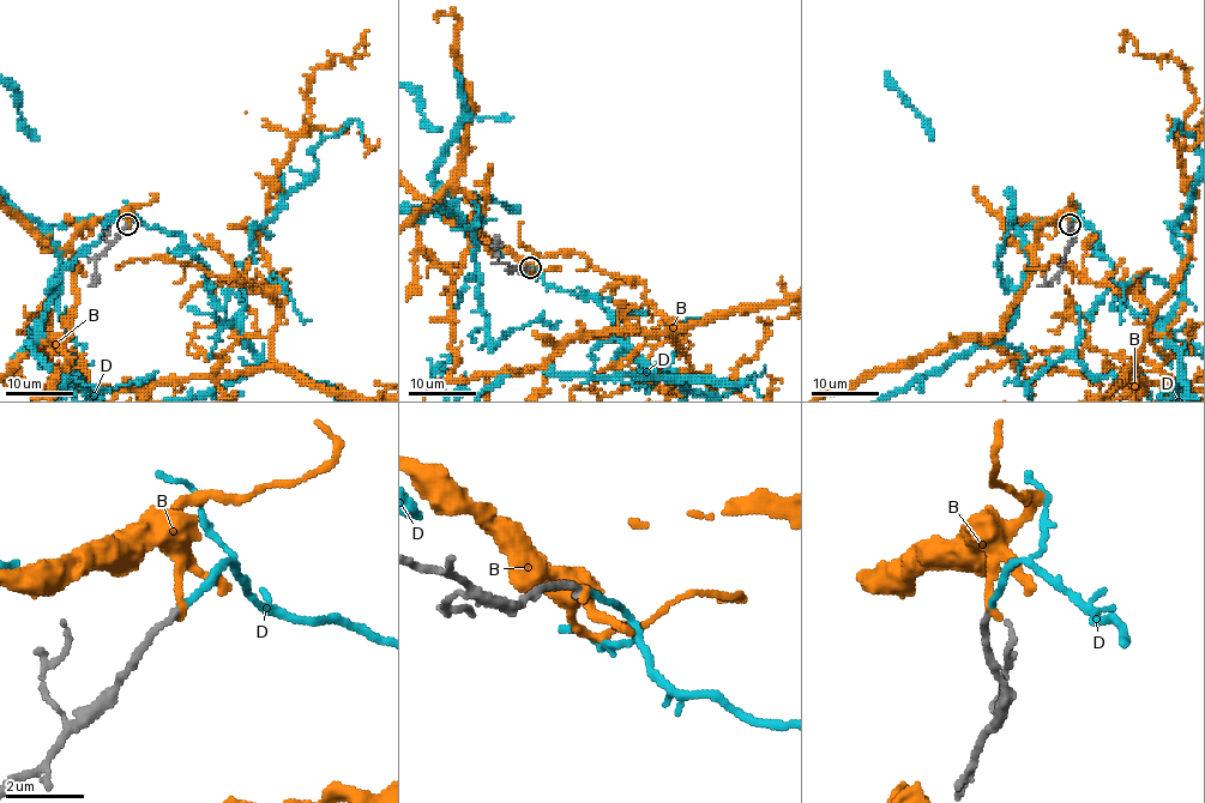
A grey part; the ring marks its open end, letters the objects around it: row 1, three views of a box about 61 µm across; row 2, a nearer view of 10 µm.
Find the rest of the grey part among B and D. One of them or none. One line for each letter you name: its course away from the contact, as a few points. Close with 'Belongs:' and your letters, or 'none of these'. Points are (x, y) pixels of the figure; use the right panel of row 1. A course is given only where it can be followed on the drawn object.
Belongs: D

